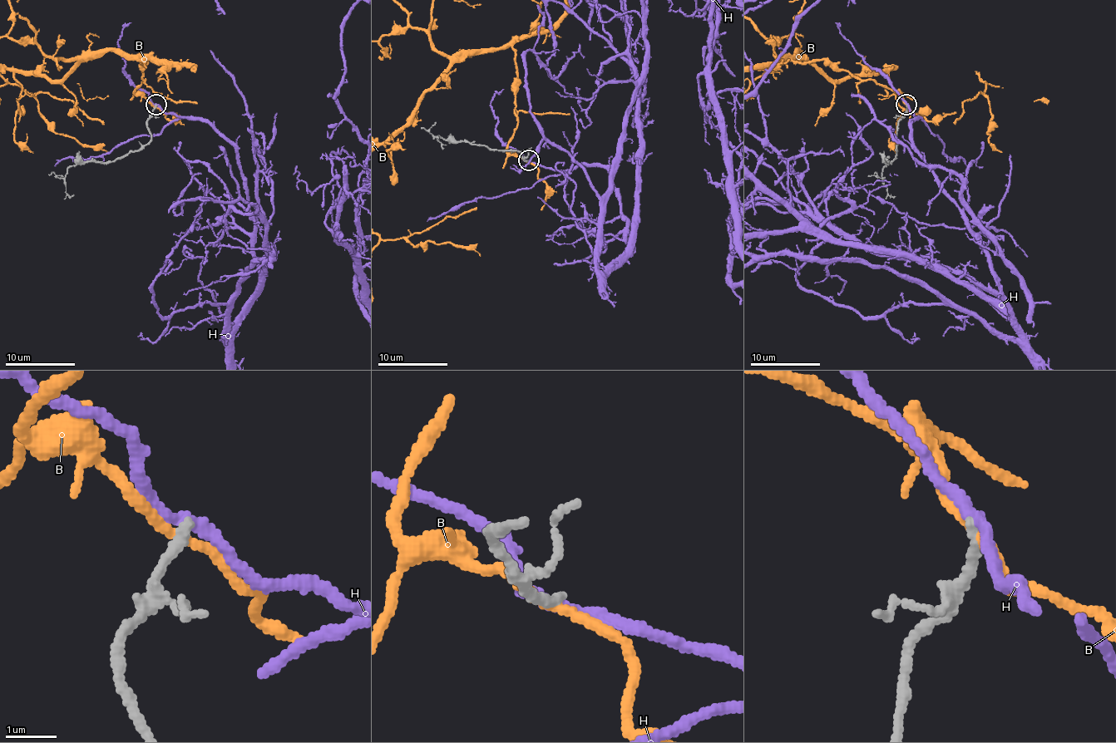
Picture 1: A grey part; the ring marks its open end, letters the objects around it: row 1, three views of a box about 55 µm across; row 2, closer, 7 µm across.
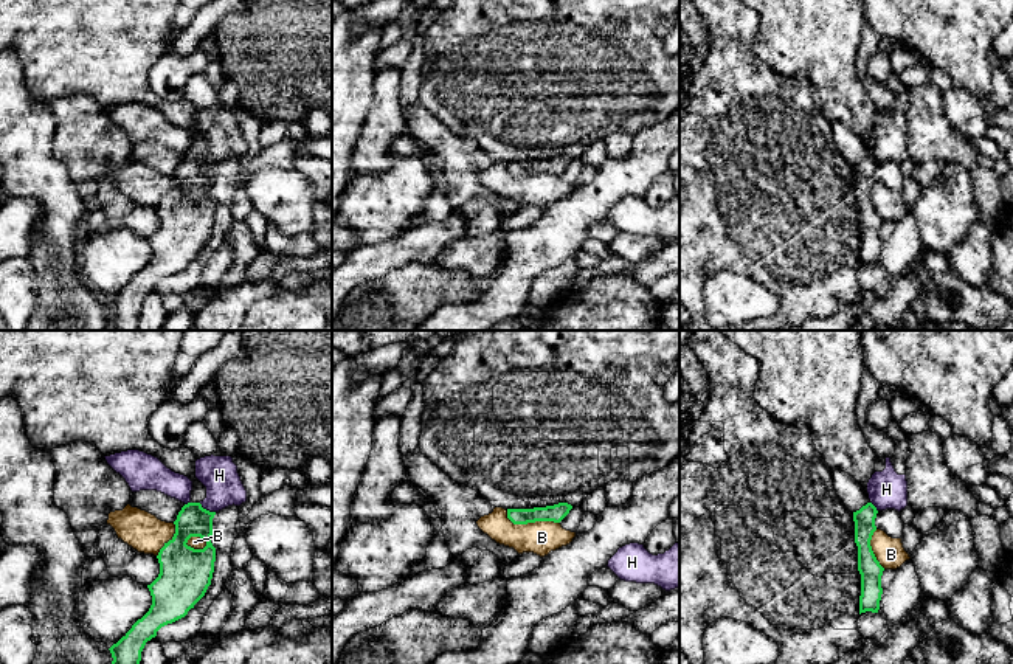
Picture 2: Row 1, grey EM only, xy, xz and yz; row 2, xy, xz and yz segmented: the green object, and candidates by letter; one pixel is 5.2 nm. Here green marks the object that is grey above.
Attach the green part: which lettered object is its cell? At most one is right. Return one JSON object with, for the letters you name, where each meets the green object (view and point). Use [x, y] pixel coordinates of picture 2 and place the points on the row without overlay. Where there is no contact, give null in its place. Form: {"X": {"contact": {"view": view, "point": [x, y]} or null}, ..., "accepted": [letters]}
{"accepted": []}

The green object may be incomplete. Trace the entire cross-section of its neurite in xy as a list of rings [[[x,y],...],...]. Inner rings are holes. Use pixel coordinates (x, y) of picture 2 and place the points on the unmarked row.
[[[0,0],[0,50],[17,53],[23,81],[34,101],[53,102],[85,93],[102,109],[140,102],[158,110],[168,121],[192,133],[191,154],[177,168],[175,186],[160,202],[158,230],[147,237],[152,258],[109,303],[112,330],[138,330],[141,304],[157,284],[188,267],[211,237],[216,200],[211,195],[216,164],[202,160],[206,140],[195,130],[195,113],[188,99],[161,99],[149,85],[152,67],[171,51],[172,25],[180,0]],[[191,189],[206,194],[203,202],[188,199]]]

